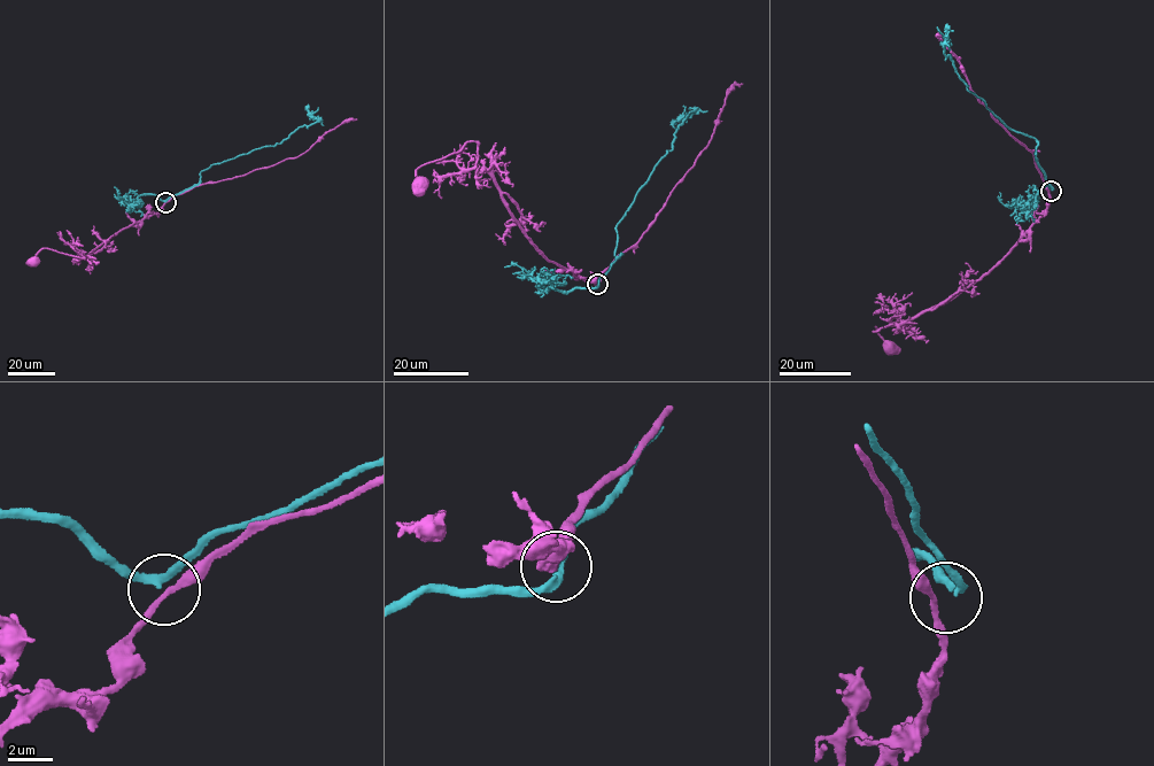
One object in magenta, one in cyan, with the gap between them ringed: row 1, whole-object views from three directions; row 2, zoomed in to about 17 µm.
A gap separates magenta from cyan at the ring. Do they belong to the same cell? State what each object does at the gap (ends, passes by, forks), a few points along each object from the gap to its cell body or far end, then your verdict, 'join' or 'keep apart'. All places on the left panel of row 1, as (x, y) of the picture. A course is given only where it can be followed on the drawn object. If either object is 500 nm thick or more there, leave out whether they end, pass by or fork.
magenta passes by | cyan passes by | magenta via (165, 201), (157, 213), (152, 213), (121, 229), (86, 255), (80, 254), (83, 257), (44, 248), (33, 262) | cyan via (164, 202), (198, 184), (201, 171), (214, 163), (280, 142), (300, 126), (315, 123), (308, 105) | keep apart

